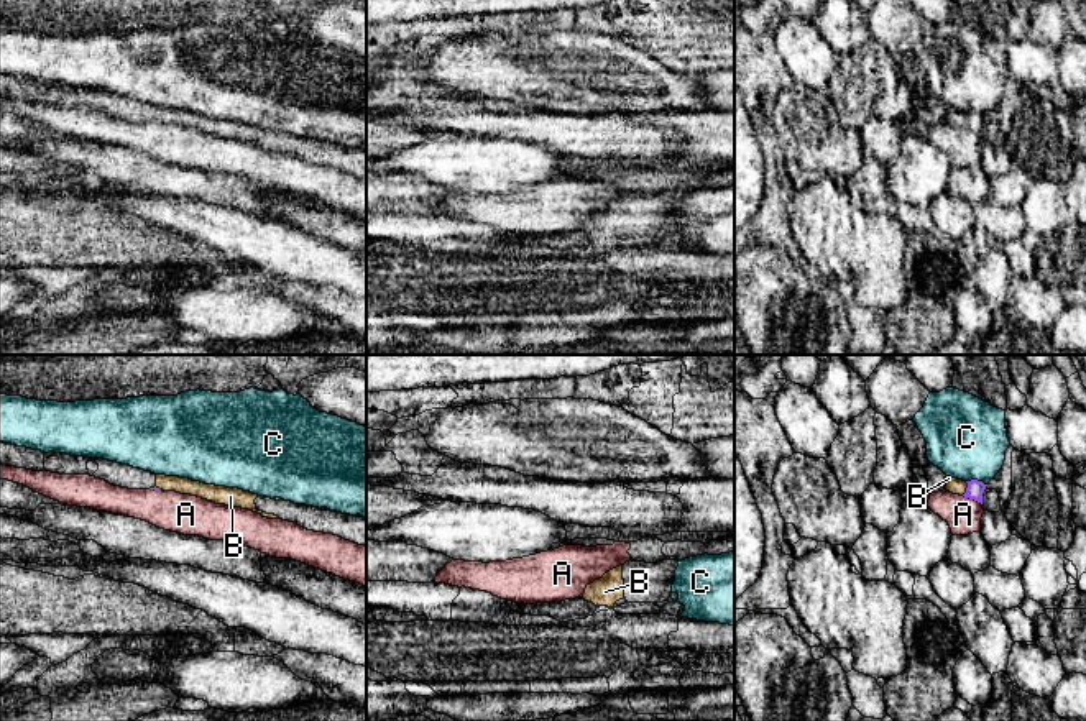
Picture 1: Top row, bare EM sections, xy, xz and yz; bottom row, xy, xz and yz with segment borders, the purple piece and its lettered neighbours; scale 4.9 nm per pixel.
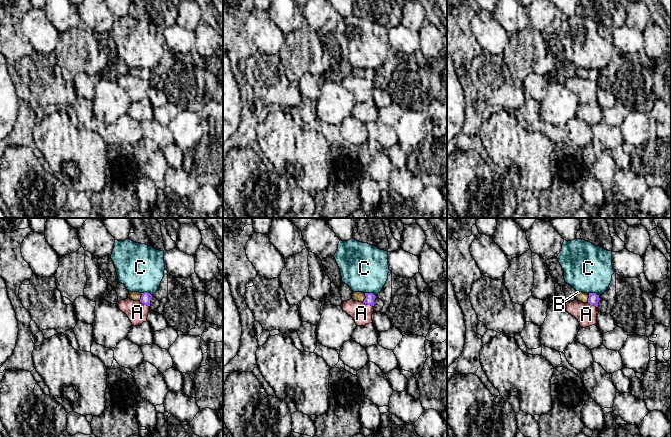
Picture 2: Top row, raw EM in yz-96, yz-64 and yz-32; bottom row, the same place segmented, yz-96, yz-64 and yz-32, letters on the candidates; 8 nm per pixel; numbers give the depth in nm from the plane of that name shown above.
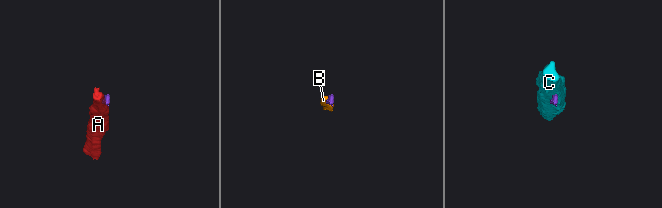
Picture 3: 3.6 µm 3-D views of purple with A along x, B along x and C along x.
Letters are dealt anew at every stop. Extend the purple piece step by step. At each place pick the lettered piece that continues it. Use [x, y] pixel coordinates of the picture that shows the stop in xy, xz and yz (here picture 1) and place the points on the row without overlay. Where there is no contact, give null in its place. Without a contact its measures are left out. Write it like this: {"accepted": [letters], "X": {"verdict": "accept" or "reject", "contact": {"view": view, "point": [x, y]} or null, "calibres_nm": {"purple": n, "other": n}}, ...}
{"accepted": ["B"], "A": {"verdict": "reject", "contact": {"view": "yz", "point": [973, 130]}, "calibres_nm": {"purple": 90, "other": 170}}, "B": {"verdict": "accept", "contact": {"view": "yz", "point": [966, 120]}, "calibres_nm": {"purple": 90, "other": 80}}, "C": {"verdict": "reject", "contact": {"view": "yz", "point": [976, 112]}, "calibres_nm": {"purple": 90, "other": 400}}}

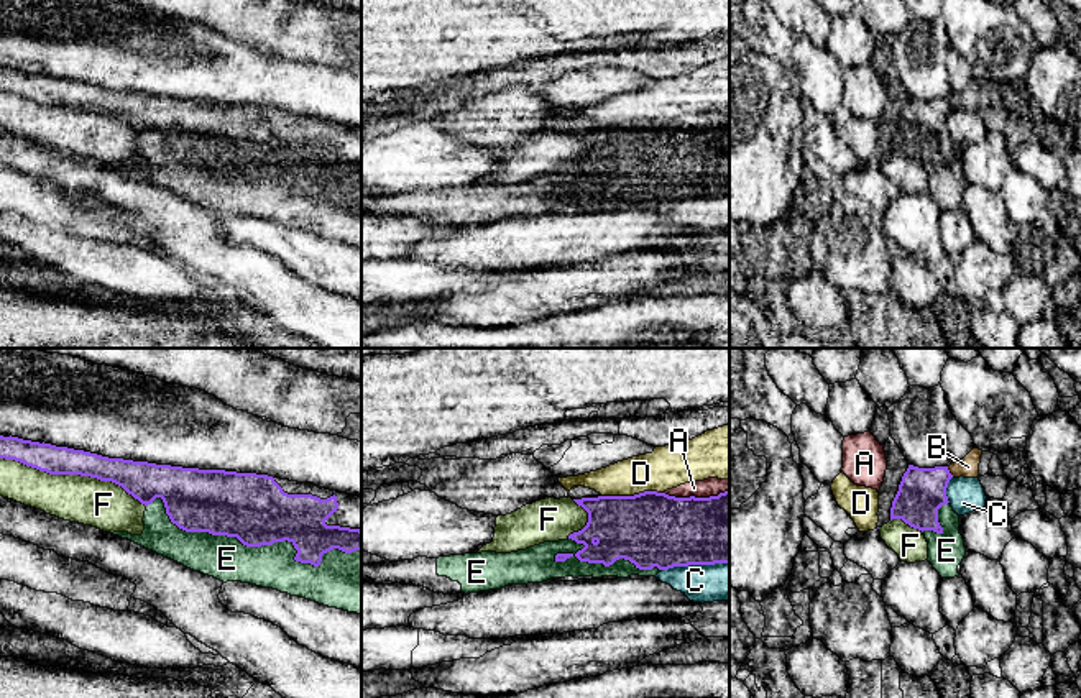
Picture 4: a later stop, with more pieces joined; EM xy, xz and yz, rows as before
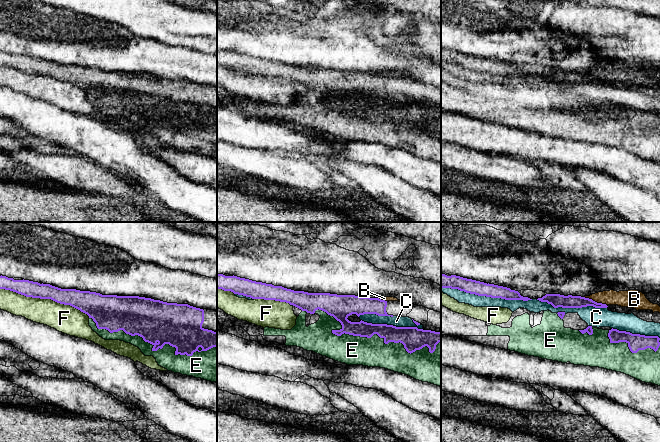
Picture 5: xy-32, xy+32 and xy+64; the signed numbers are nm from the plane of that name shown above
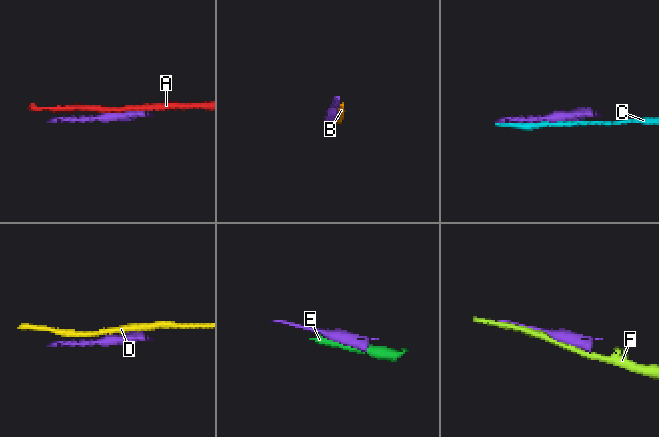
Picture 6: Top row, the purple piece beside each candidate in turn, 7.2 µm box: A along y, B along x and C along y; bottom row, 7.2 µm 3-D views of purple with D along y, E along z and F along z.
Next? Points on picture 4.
{"accepted": [], "A": {"verdict": "reject", "contact": {"view": "xz", "point": [694, 128]}, "calibres_nm": {"purple": 360, "other": 90}}, "B": {"verdict": "reject", "contact": {"view": "yz", "point": [948, 104]}, "calibres_nm": {"purple": 240, "other": 100}}, "C": {"verdict": "reject", "contact": {"view": "xz", "point": [694, 196]}, "calibres_nm": {"purple": 360, "other": 190}}, "D": {"verdict": "reject", "contact": {"view": "xz", "point": [631, 128]}, "calibres_nm": {"purple": 360, "other": 220}}, "E": {"verdict": "reject", "contact": {"view": "xy", "point": [257, 178]}, "calibres_nm": {"purple": 340, "other": 220}}, "F": {"verdict": "reject", "contact": {"view": "xy", "point": [73, 105]}, "calibres_nm": {"purple": 140, "other": 240}}}

